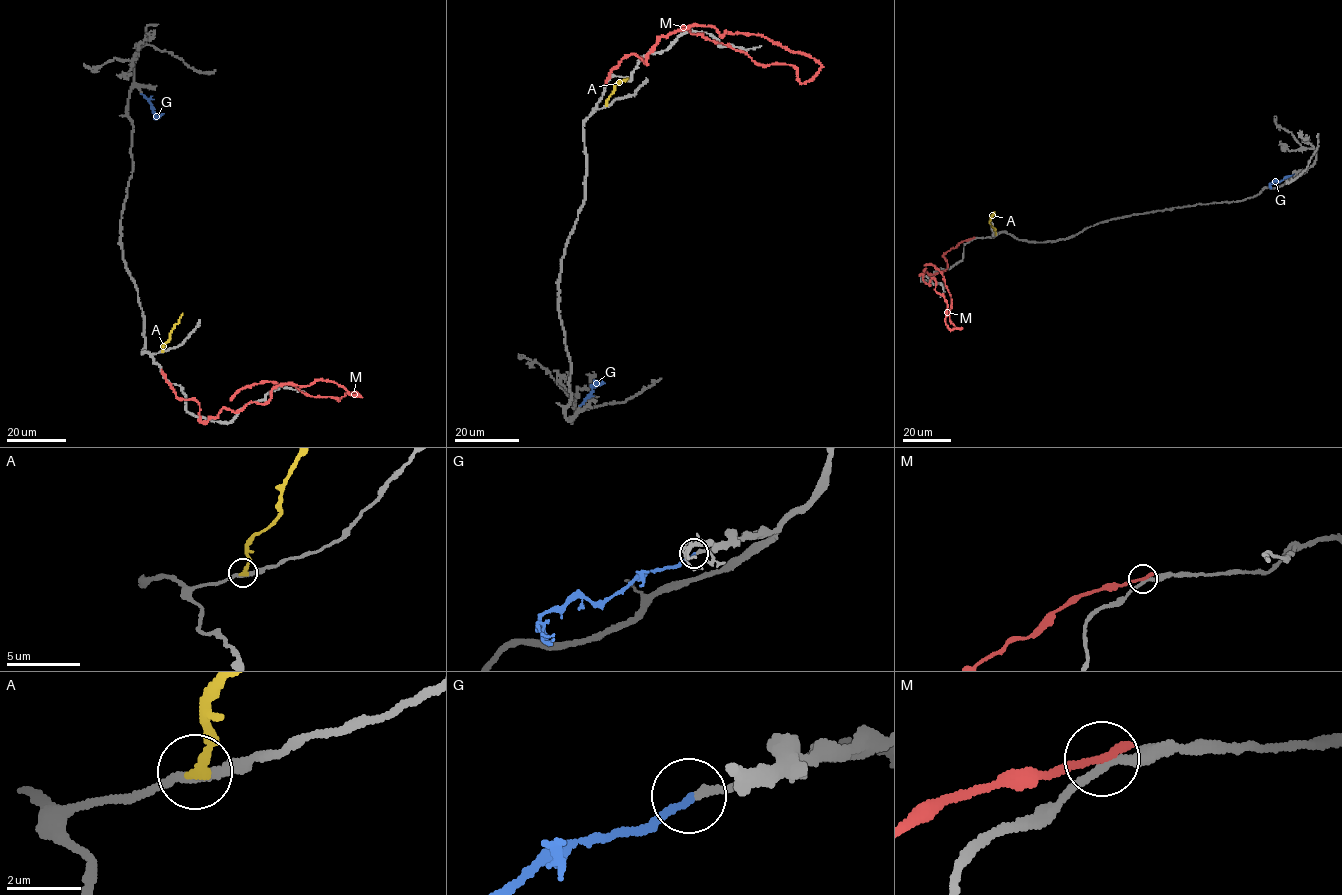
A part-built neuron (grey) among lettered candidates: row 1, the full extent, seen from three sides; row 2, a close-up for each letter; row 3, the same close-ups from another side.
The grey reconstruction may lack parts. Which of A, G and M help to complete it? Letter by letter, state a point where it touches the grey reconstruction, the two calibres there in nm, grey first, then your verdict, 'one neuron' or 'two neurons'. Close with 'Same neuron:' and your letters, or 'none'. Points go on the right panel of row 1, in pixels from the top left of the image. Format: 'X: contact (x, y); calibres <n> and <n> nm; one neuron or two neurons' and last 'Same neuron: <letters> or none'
A: contact (996, 234); calibres 240 and 320 nm; two neurons
G: contact (1294, 173); calibres 240 and 200 nm; one neuron
M: contact (973, 238); calibres 240 and 300 nm; two neurons
Same neuron: G

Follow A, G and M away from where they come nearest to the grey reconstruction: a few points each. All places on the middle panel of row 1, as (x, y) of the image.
A: (606, 105), (614, 85), (629, 78)
G: (580, 405), (590, 393), (593, 382), (601, 380), (604, 383)
M: (606, 83), (695, 24), (761, 34), (821, 69), (802, 84), (789, 64), (680, 25)

